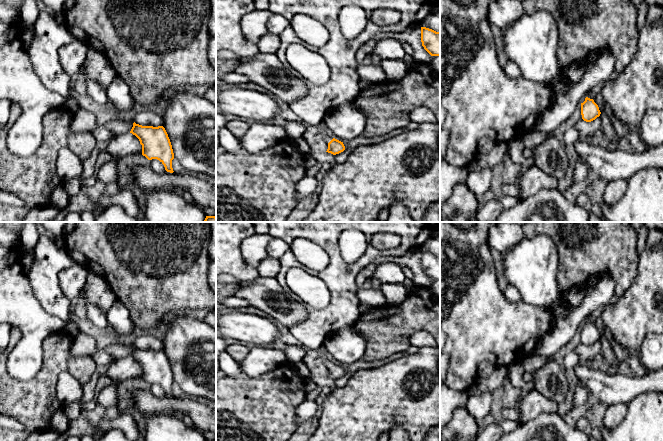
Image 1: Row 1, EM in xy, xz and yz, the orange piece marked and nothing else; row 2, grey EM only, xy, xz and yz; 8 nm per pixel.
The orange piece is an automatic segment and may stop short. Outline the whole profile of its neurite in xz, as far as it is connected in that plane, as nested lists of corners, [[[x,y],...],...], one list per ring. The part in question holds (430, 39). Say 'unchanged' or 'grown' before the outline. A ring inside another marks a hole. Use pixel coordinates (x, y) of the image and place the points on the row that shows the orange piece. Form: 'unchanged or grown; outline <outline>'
unchanged; outline [[[421,27],[421,42],[431,56],[440,56],[440,32]]]

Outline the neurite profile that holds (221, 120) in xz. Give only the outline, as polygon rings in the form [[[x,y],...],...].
[[[216,109],[216,149],[220,146],[220,131],[226,127],[230,117]]]

